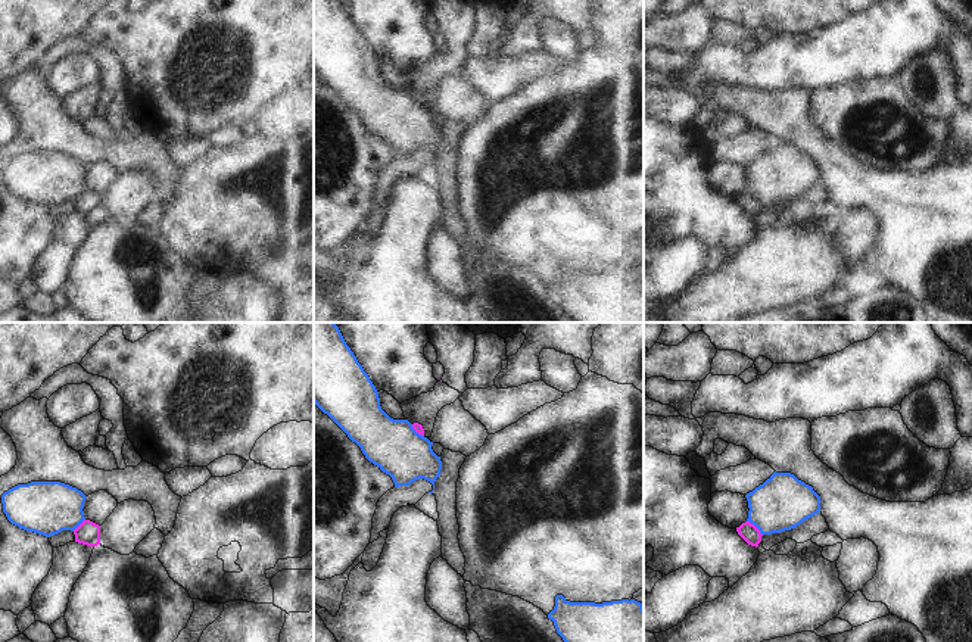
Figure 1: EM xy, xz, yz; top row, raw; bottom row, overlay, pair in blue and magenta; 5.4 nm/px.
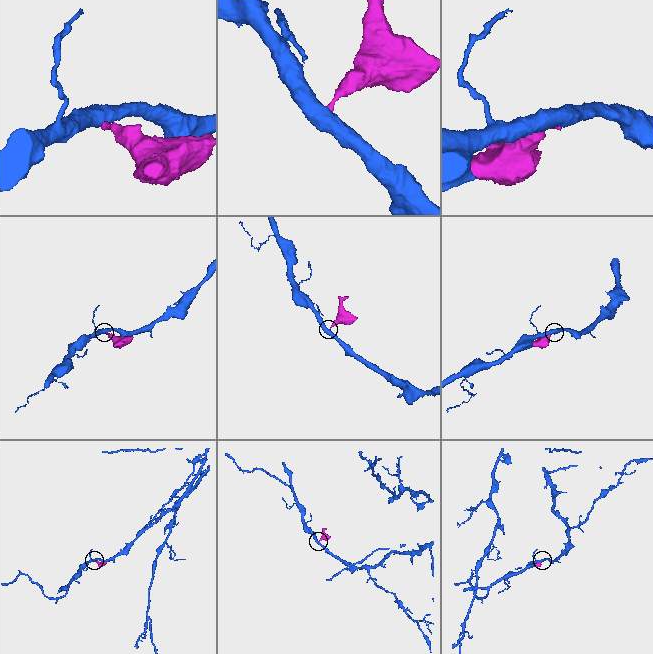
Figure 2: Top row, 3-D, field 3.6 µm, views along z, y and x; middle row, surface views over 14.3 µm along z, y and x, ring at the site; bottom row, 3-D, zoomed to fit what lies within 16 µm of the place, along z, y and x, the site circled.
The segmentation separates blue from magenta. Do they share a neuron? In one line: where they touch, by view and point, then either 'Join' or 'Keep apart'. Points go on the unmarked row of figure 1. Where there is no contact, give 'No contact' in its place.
Touches blue at yz (756, 196). Keep apart

